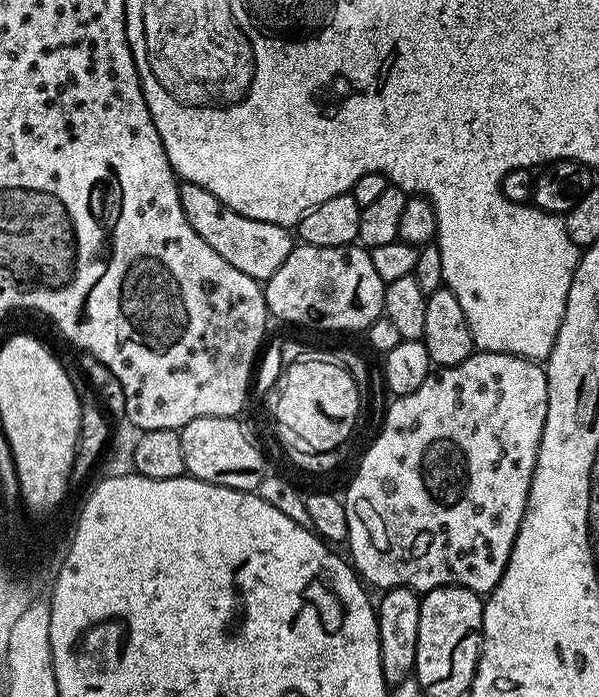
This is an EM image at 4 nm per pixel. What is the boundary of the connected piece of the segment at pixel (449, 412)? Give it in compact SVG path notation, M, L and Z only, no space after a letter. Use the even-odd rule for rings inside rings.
M473 351L471 356L467 356L462 362L458 362L449 368L437 367L429 372L426 382L422 382L422 386L418 386L418 390L414 390L414 394L406 394L405 396L395 397L391 401L393 404L389 406L388 413L384 416L384 425L380 428L380 433L376 436L376 441L369 446L364 452L364 457L360 460L360 465L356 468L356 477L348 484L348 493L343 493L344 509L346 510L346 522L348 523L348 539L346 541L347 555L350 557L350 563L357 576L365 585L380 588L379 590L387 590L390 588L412 588L415 592L426 593L435 588L441 588L447 584L457 584L463 588L468 588L472 592L487 594L493 592L498 586L498 582L502 578L502 574L508 565L508 559L512 553L514 546L514 538L518 534L518 530L522 526L522 518L526 514L526 506L528 505L528 495L530 494L530 482L532 475L536 469L536 459L538 458L538 450L540 449L540 439L542 438L542 430L546 426L546 406L548 405L548 373L537 361L527 360L525 356L511 356L505 352L482 352Z

